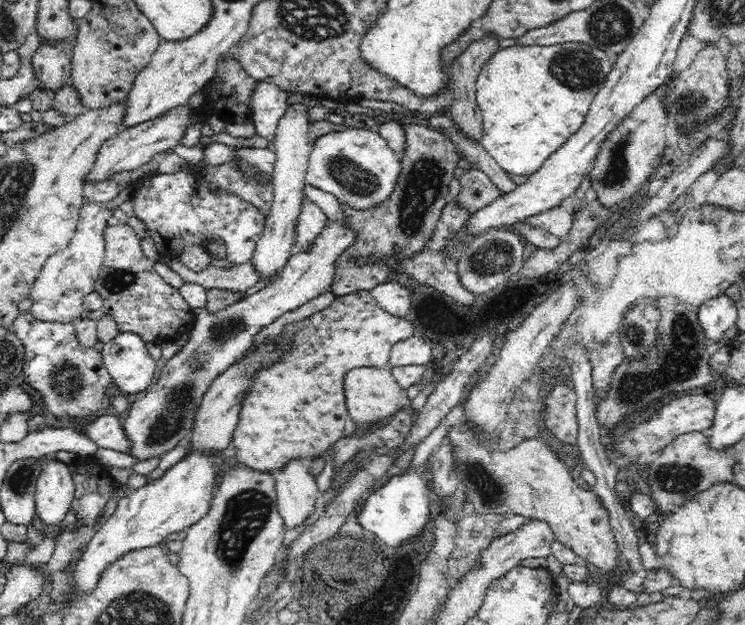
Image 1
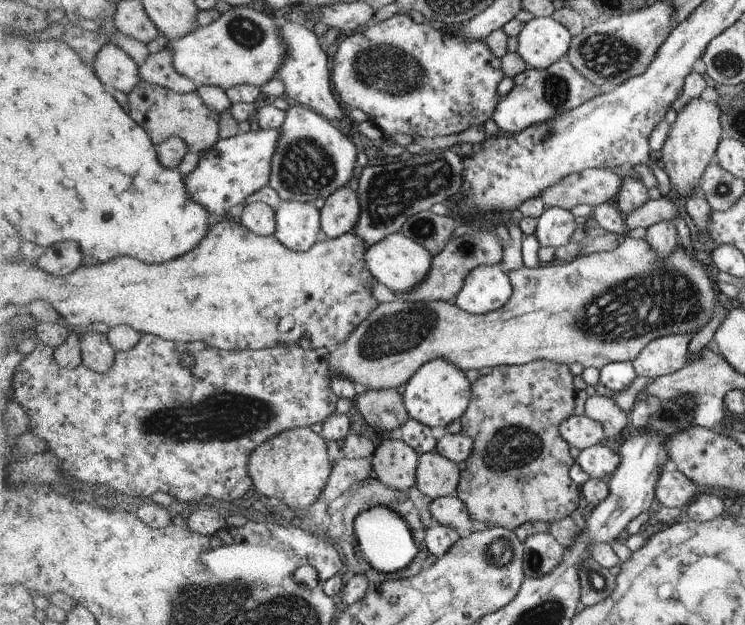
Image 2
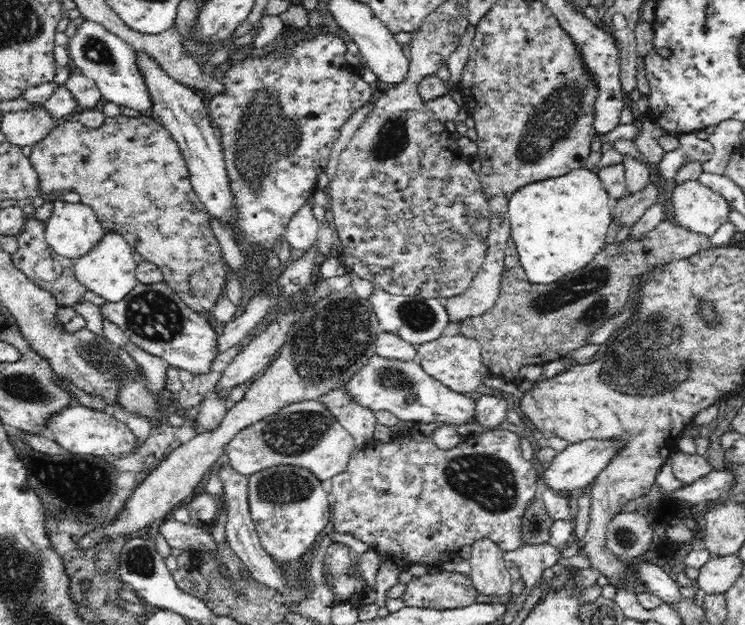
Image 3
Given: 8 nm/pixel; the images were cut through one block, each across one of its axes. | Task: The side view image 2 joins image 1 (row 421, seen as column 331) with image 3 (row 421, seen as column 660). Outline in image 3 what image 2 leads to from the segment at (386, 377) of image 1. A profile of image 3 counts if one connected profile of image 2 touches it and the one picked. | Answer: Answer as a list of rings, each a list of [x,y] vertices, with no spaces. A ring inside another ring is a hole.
[[[302,400],[286,405],[278,412],[270,413],[262,420],[247,425],[236,436],[232,437],[232,440],[225,446],[223,454],[228,456],[229,465],[236,472],[246,476],[278,465],[292,465],[307,468],[318,477],[318,480],[323,481],[332,479],[338,473],[344,472],[353,452],[356,450],[357,446],[353,436],[337,421],[337,417],[334,417],[333,413],[325,407],[324,401]]]

